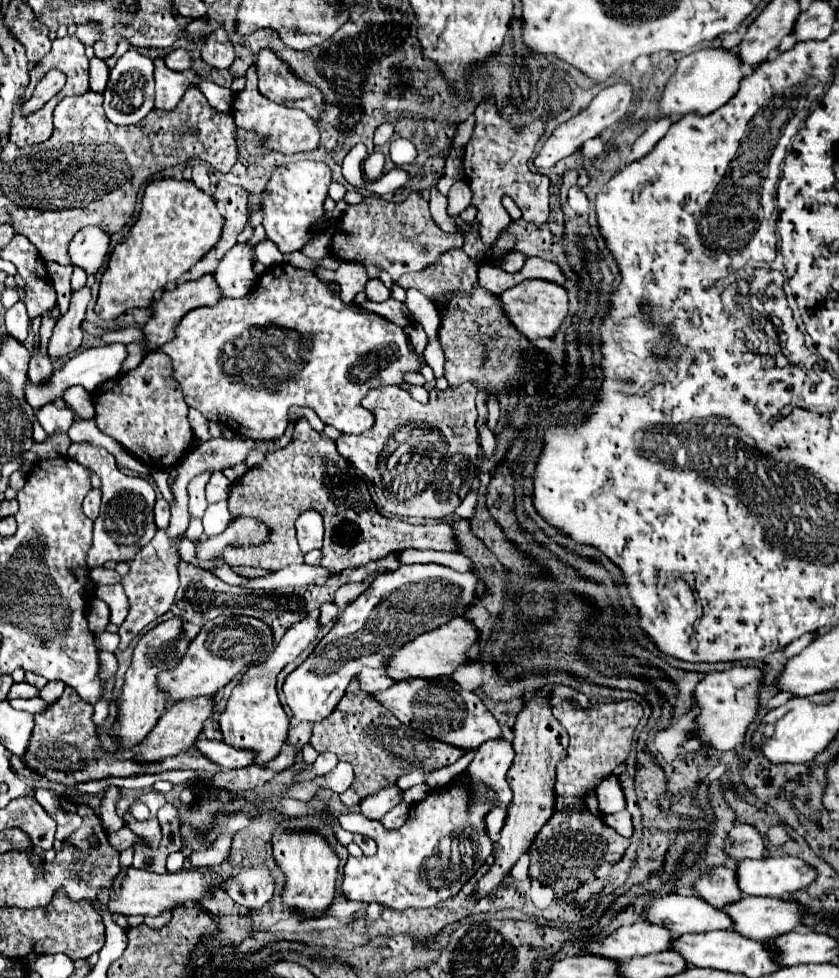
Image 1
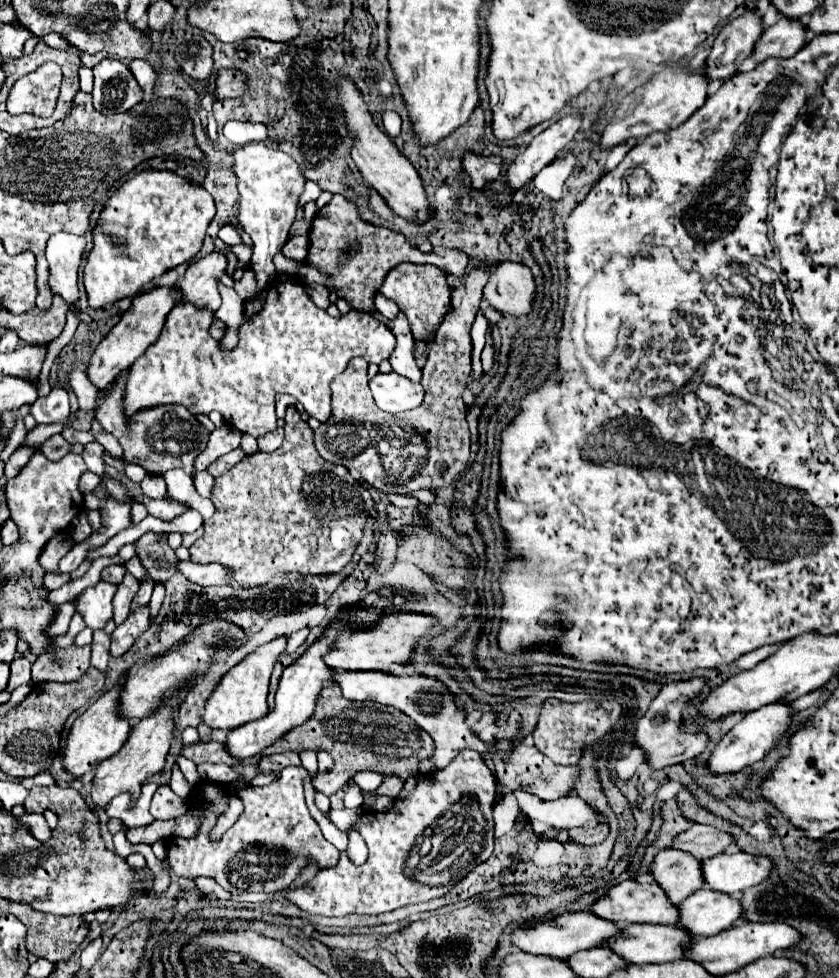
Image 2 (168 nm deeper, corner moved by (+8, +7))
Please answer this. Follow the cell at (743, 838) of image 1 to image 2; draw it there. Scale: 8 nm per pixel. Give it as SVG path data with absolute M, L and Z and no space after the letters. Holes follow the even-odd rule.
M693 824L693 828L677 834L673 838L671 848L687 852L699 860L711 858L715 854L721 854L729 844L733 844L733 838L713 826Z

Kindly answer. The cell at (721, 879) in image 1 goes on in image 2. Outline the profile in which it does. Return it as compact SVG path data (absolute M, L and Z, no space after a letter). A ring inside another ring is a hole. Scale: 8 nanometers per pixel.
M671 848L661 850L655 856L649 864L649 874L673 904L679 904L689 892L703 886L699 860L693 860L693 856L681 856L681 852L673 852Z

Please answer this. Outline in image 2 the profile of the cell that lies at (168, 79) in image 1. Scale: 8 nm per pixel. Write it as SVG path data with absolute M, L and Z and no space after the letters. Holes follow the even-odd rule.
M131 60L131 62L127 62L127 66L129 66L133 78L137 80L137 84L143 88L145 100L153 98L153 84L155 84L155 78L157 78L155 70L145 60Z

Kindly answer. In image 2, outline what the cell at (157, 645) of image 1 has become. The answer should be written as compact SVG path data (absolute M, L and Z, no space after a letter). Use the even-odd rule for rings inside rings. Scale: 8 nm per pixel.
M121 682L103 694L95 704L89 706L85 714L81 714L67 736L67 744L63 748L63 768L67 774L71 774L75 780L81 780L85 774L89 774L99 762L105 758L111 758L113 754L119 752L119 748L125 744L129 736L129 722L117 714L117 696L121 690Z

